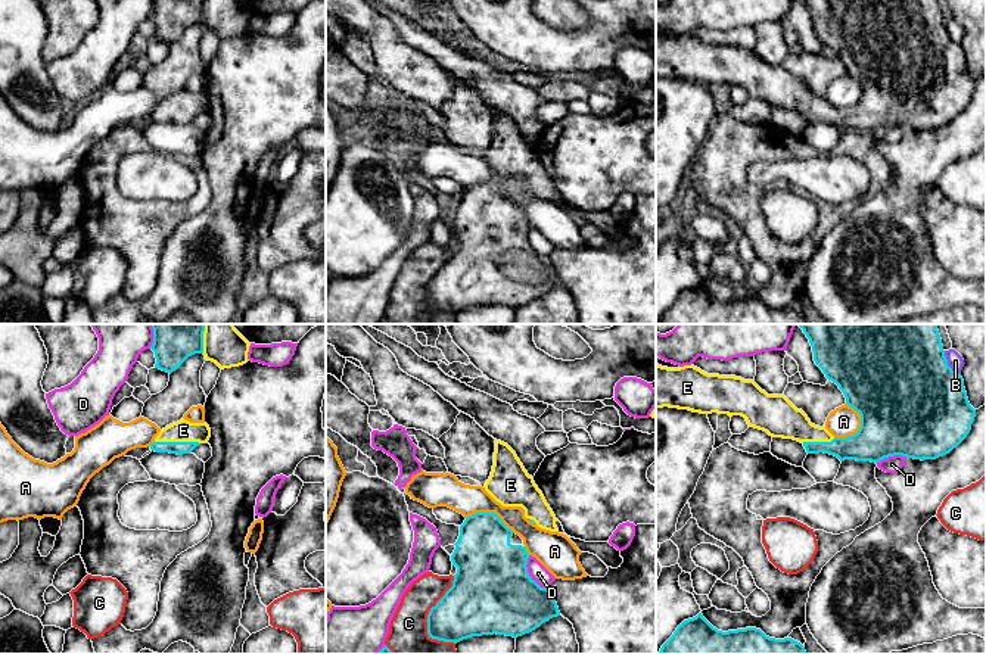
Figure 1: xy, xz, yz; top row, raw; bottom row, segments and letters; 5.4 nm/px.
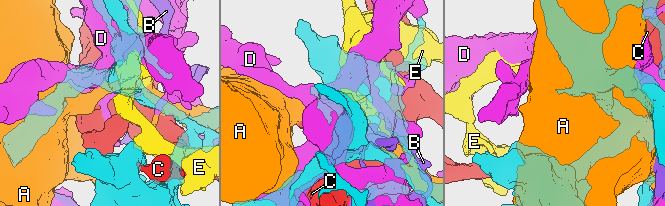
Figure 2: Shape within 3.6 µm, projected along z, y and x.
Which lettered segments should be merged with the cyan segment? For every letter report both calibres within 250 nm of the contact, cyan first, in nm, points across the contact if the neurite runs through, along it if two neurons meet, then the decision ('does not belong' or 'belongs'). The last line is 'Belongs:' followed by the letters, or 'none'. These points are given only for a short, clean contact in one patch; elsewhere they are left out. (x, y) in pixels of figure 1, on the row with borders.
A: 460 nm thick on the cyan side, 170 nm on the other; does not belong
B: 500 nm thick on the cyan side, 90 nm on the other; does not belong
C: 320 nm thick on the cyan side, 240 nm on the other; does not belong
D: 440 nm thick on the cyan side, 90 nm on the other; does not belong
E: 70 nm thick on the cyan side, 120 nm on the other; belongs
Belongs: E

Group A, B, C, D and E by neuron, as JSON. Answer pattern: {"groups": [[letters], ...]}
{"groups": [["A"], ["B"], ["C"], ["D"], ["E"]]}

